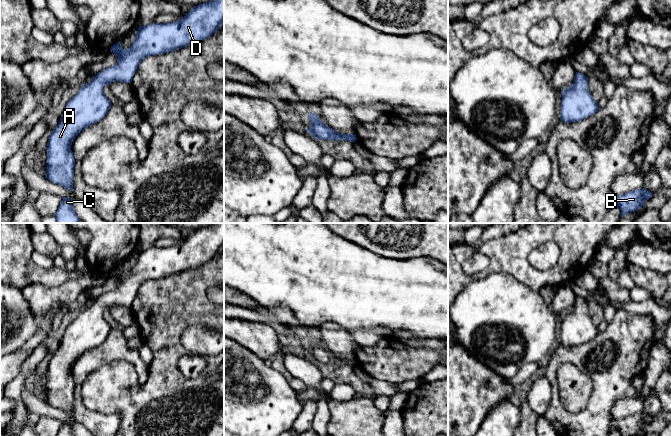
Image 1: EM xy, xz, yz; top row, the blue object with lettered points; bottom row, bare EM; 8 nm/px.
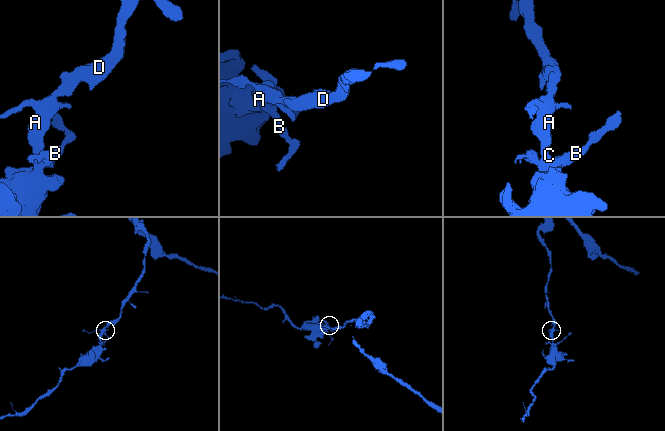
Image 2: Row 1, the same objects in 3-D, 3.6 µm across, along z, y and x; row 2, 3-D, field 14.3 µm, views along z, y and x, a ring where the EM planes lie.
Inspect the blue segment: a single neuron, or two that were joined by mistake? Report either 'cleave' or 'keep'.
keep

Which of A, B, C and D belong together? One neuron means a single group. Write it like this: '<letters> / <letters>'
A B C D

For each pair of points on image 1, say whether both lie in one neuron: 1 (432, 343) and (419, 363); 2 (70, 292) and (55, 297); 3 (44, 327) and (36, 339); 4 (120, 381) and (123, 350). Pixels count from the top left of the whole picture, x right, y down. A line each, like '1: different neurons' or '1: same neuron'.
1: different neurons
2: same neuron
3: same neuron
4: different neurons

